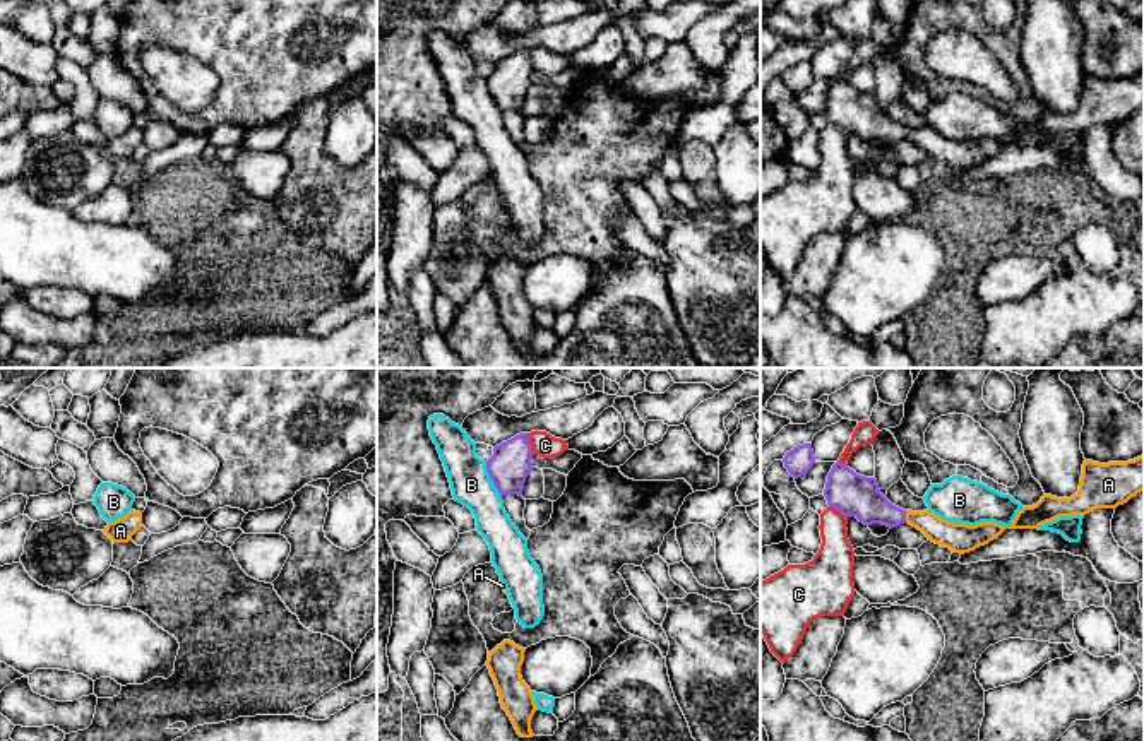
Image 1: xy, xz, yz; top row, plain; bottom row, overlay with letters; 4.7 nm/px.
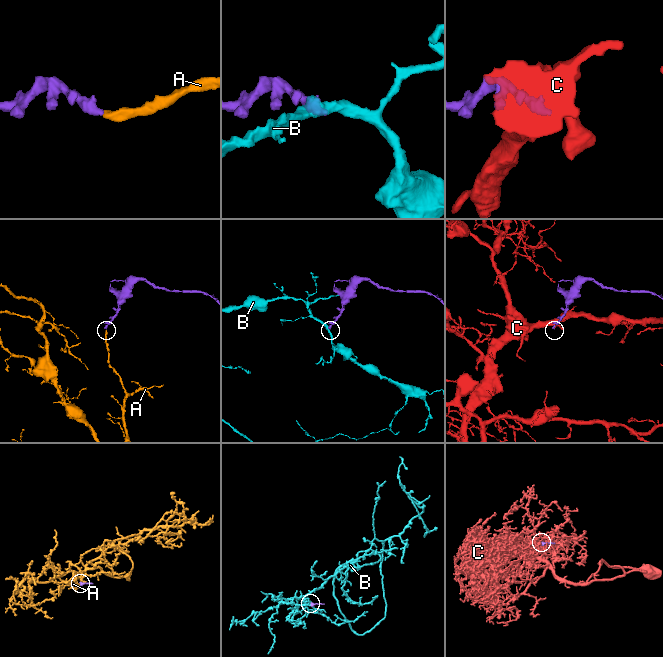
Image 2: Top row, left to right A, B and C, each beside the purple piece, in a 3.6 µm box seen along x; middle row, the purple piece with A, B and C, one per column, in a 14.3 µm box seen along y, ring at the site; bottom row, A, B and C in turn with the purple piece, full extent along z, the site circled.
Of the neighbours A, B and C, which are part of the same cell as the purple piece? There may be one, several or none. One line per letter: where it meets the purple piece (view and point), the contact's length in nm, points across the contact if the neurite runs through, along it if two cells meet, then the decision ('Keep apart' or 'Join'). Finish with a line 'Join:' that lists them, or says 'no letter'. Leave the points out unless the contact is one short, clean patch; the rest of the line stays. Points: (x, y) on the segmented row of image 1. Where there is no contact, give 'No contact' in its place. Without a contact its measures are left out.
A: Touches purple at yz (905, 515). Shared border 60 nm. Path across: yz (858, 497), (886, 514), (905, 515), (925, 521), (939, 531). Join
B: Touches purple at xz (492, 480). Shared border 180 nm. Boundary: xz (485, 462), (494, 486), (502, 495). Keep apart
C: Touches purple at xz (530, 444). Shared border 110 nm. Boundary: xz (528, 433), (533, 454). Keep apart
Join: A

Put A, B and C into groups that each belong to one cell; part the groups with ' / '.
A / B / C

